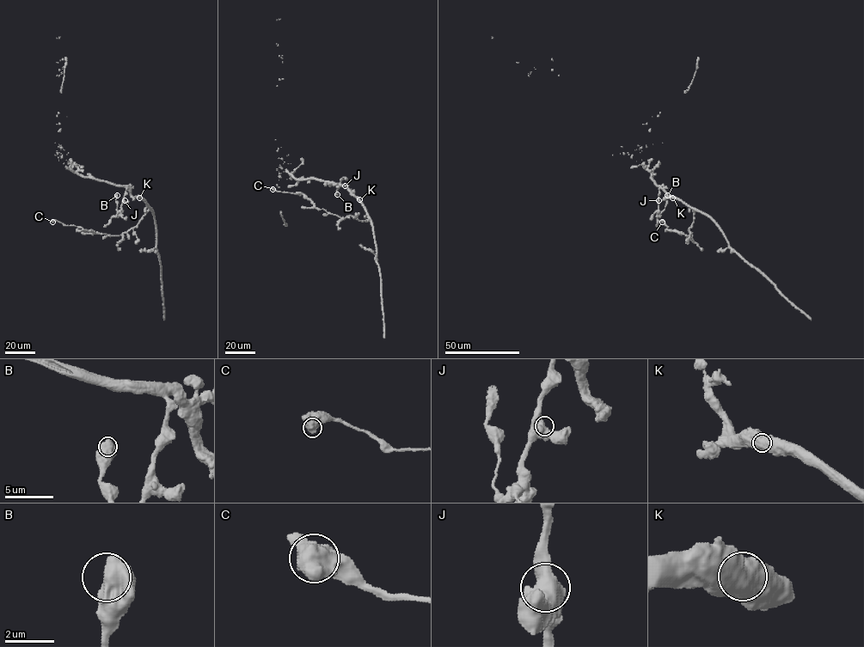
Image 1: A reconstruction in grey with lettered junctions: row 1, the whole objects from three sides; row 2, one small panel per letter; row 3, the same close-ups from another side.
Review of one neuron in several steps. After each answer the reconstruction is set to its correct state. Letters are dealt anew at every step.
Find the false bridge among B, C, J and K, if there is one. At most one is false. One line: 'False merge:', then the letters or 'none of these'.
False merge: none of these

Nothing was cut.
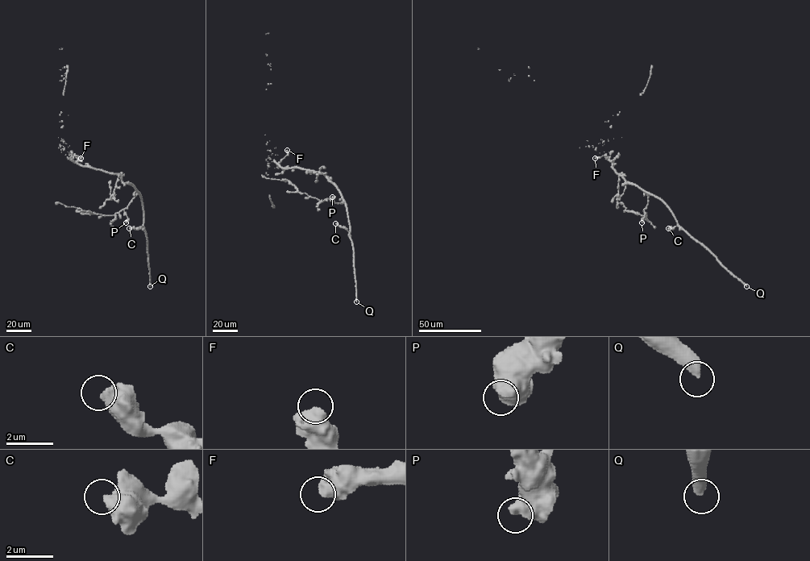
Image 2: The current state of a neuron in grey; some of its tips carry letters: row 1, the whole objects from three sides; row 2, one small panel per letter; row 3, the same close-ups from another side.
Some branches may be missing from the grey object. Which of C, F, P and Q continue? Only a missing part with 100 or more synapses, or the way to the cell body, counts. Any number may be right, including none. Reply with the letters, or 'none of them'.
Q

